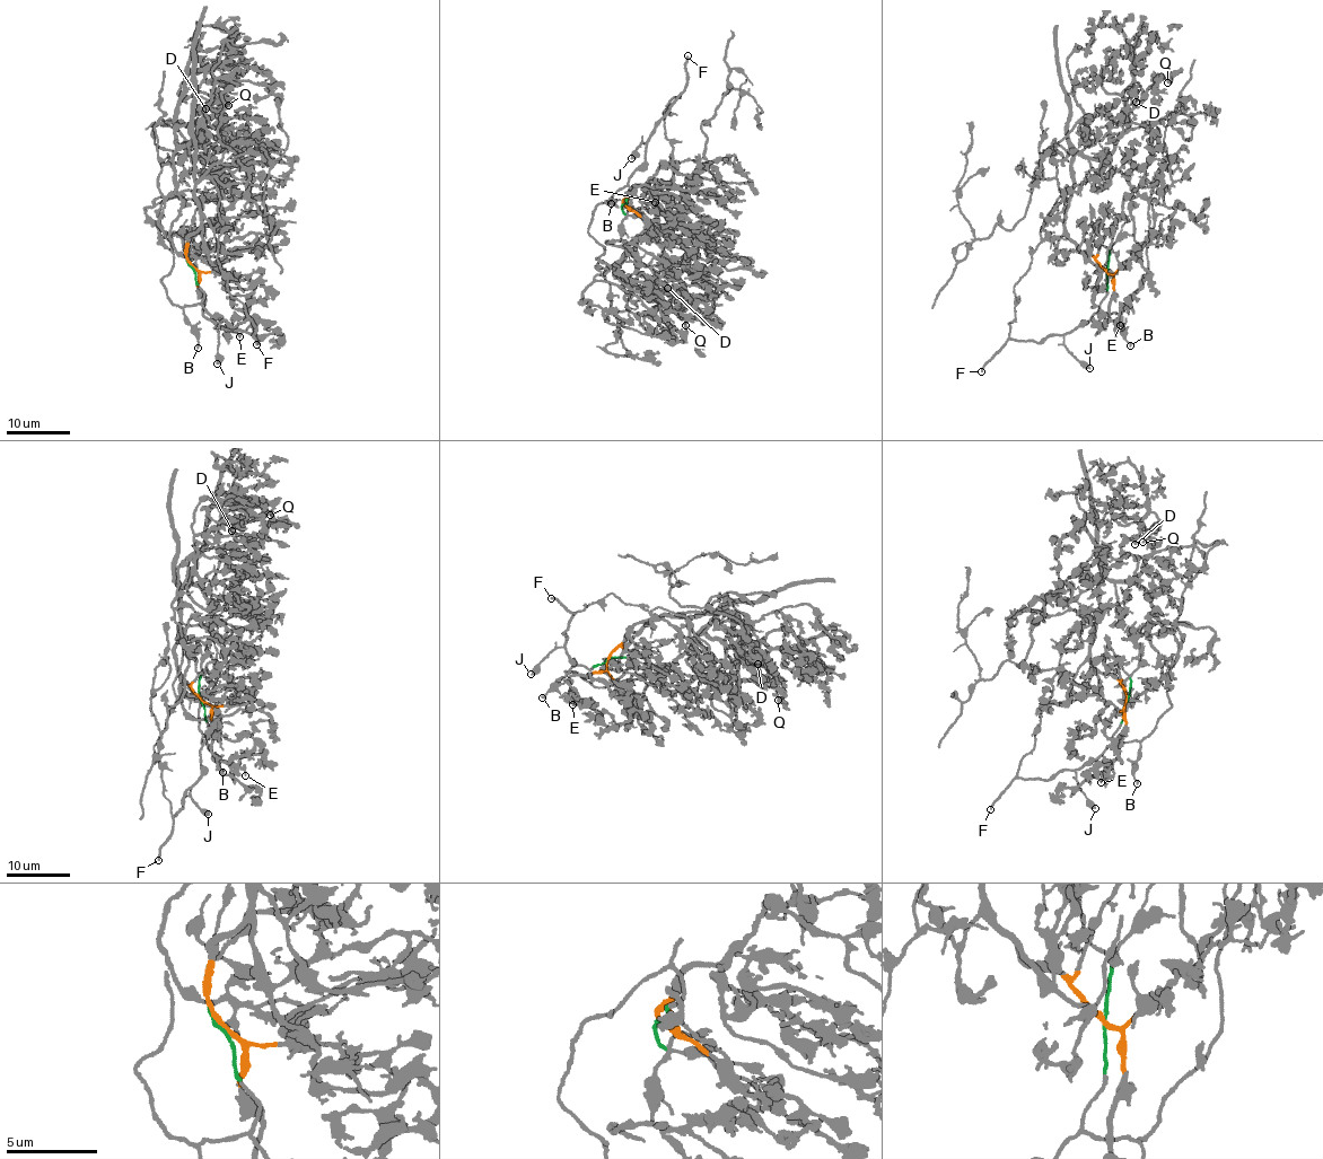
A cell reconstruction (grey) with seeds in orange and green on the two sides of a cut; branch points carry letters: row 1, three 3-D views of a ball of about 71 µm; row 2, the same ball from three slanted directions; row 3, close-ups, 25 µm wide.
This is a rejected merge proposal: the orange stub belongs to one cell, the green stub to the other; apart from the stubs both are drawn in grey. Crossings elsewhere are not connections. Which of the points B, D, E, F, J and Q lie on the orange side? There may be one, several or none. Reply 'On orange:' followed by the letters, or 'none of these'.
On orange: D, E, Q

